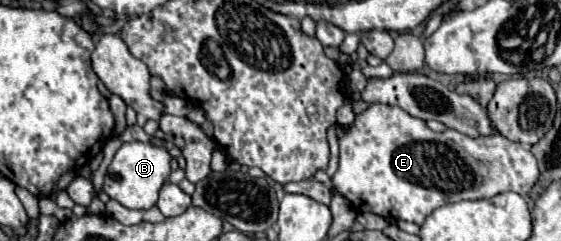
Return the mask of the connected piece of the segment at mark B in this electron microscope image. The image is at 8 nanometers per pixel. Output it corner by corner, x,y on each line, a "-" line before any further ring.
122,143
122,147
116,151
108,175
104,179
102,189
108,193
110,199
116,199
120,205
128,209
150,209
158,201
158,191
164,185
164,181
170,175
170,153
154,143

